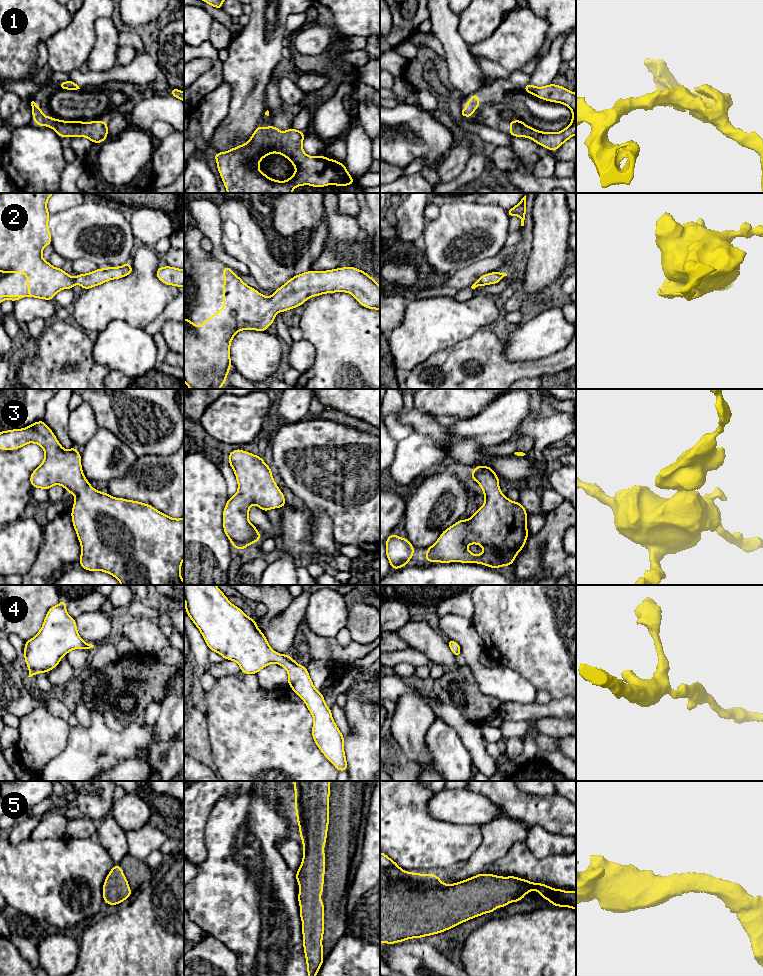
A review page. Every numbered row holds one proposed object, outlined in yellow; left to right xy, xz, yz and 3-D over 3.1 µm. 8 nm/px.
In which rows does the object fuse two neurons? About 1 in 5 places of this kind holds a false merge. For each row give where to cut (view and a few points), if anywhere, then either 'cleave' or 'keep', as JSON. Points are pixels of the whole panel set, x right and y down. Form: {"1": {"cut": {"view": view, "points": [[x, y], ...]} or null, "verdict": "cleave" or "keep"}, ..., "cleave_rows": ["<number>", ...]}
{"1": {"cut": null, "verdict": "keep"}, "2": {"cut": null, "verdict": "keep"}, "3": {"cut": null, "verdict": "keep"}, "4": {"cut": null, "verdict": "keep"}, "5": {"cut": null, "verdict": "keep"}, "cleave_rows": []}

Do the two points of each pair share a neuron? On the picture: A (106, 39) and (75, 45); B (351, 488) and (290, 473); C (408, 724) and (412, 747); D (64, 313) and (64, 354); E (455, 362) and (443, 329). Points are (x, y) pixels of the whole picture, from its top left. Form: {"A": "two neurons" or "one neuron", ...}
{"A": "two neurons", "B": "one neuron", "C": "one neuron", "D": "two neurons", "E": "two neurons"}

